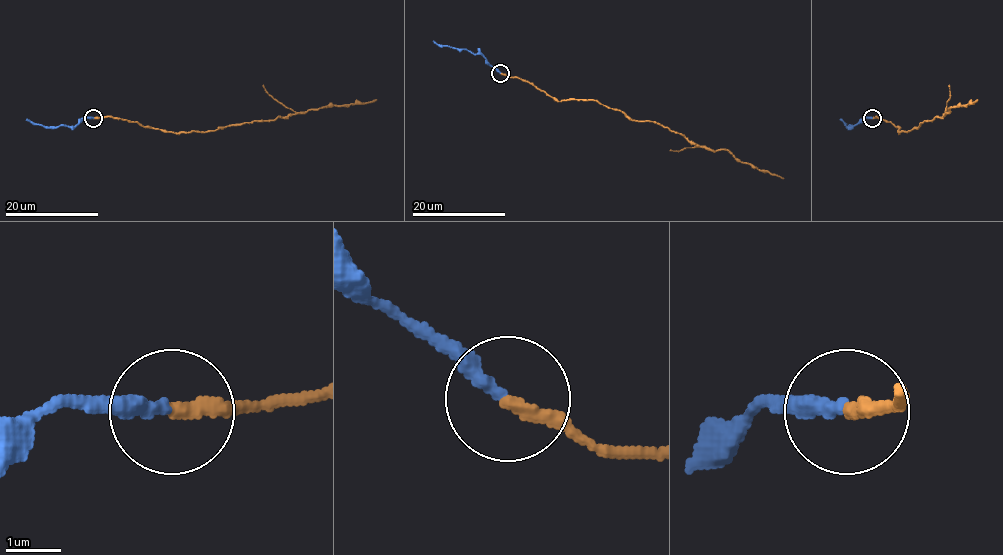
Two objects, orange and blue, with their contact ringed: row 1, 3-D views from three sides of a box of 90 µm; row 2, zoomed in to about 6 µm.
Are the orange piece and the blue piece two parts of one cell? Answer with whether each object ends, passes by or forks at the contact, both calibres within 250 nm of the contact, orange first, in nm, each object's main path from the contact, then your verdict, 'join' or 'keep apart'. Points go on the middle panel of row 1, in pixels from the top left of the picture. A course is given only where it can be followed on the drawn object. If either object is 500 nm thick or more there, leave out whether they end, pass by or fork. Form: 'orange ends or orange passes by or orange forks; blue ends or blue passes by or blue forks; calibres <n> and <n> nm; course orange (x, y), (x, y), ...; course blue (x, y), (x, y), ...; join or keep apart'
orange ends; blue ends; calibres 280 and 280 nm; course orange (500, 72), (559, 101), (596, 100), (632, 120), (658, 122), (783, 178); course blue (500, 72), (480, 54), (438, 46), (433, 41); join

